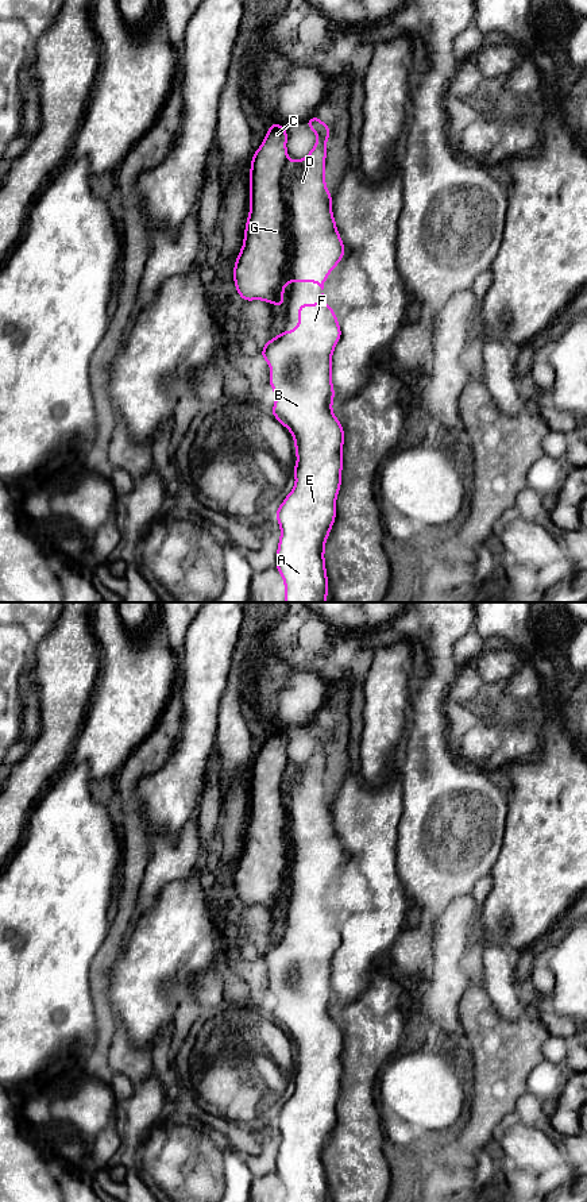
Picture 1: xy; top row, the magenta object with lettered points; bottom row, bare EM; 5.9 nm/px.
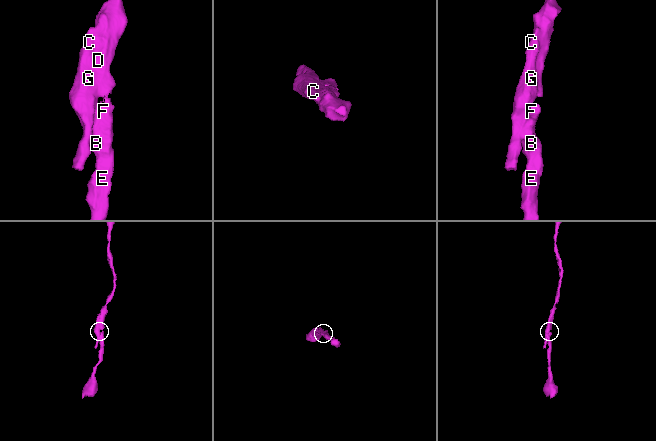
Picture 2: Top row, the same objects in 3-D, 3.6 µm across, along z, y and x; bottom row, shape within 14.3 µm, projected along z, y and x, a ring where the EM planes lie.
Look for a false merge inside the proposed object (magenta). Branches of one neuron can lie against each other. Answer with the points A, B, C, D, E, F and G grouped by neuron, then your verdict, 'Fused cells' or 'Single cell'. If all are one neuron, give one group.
Groups: A B D E F / C G. Fused cells

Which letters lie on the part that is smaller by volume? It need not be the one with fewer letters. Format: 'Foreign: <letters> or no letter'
Foreign: C, G

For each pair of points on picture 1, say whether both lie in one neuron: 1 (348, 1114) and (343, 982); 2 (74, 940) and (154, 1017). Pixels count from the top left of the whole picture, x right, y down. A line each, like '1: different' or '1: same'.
1: different
2: different

